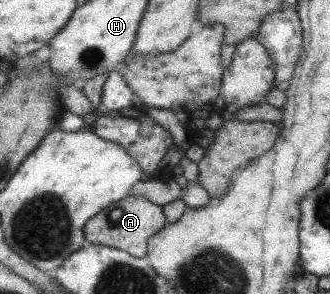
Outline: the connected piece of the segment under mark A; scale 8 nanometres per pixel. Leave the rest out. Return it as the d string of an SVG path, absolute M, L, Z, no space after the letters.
M143 195L129 196L113 202L101 213L95 215L86 223L86 238L88 242L116 247L139 258L148 255L150 239L158 234L166 225L167 217L163 215L163 206L153 203Z

